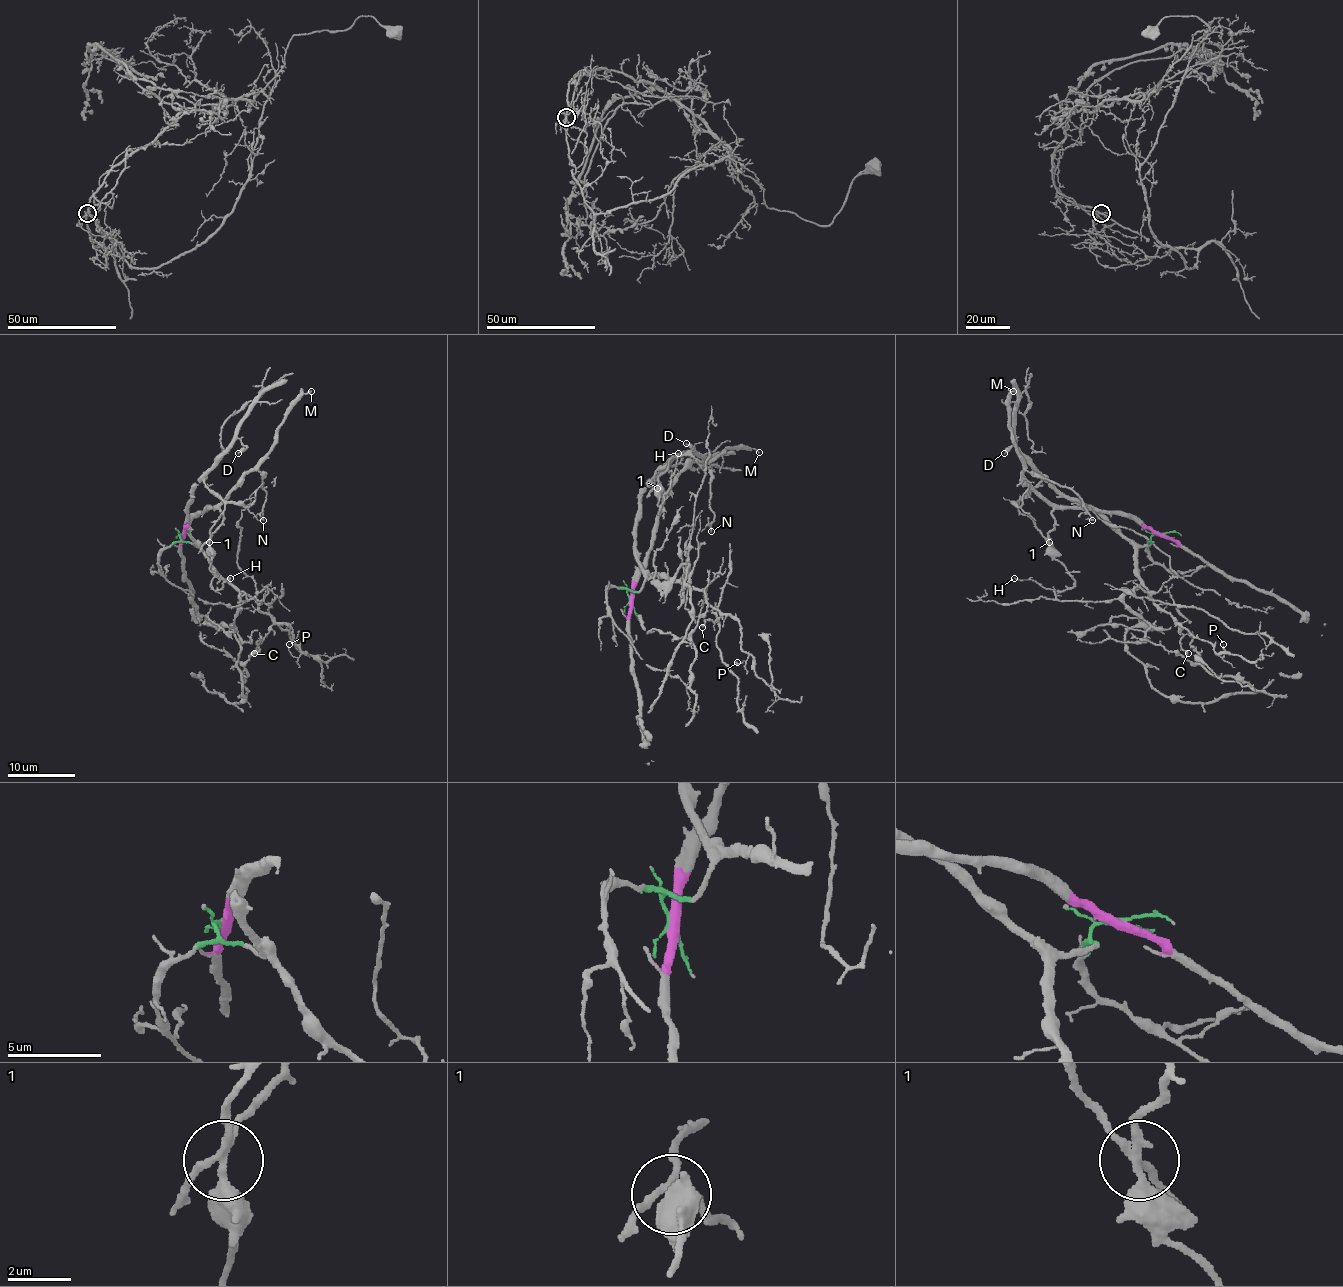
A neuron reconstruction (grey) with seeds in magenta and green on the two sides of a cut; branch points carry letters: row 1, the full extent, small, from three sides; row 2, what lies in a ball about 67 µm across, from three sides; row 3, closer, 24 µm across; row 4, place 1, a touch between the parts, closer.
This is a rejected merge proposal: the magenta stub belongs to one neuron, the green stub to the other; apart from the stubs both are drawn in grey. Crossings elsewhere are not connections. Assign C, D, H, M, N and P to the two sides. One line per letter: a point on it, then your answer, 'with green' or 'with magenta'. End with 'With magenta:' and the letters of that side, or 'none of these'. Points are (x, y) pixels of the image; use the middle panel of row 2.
C: at (702, 627); with green
D: at (686, 443); with green
H: at (678, 453); with magenta
M: at (759, 452); with magenta
N: at (711, 531); with magenta
P: at (737, 662); with green
With magenta: H, M, N

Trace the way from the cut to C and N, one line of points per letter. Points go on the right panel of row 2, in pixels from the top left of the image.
C: (1161, 535), (1137, 552), (1137, 576), (1149, 596), (1173, 618), (1183, 635), (1181, 647), (1188, 654)
N: (1161, 535), (1122, 514), (1088, 508), (1057, 508), (1023, 474), (1026, 470), (1069, 487), (1081, 499), (1093, 520)

